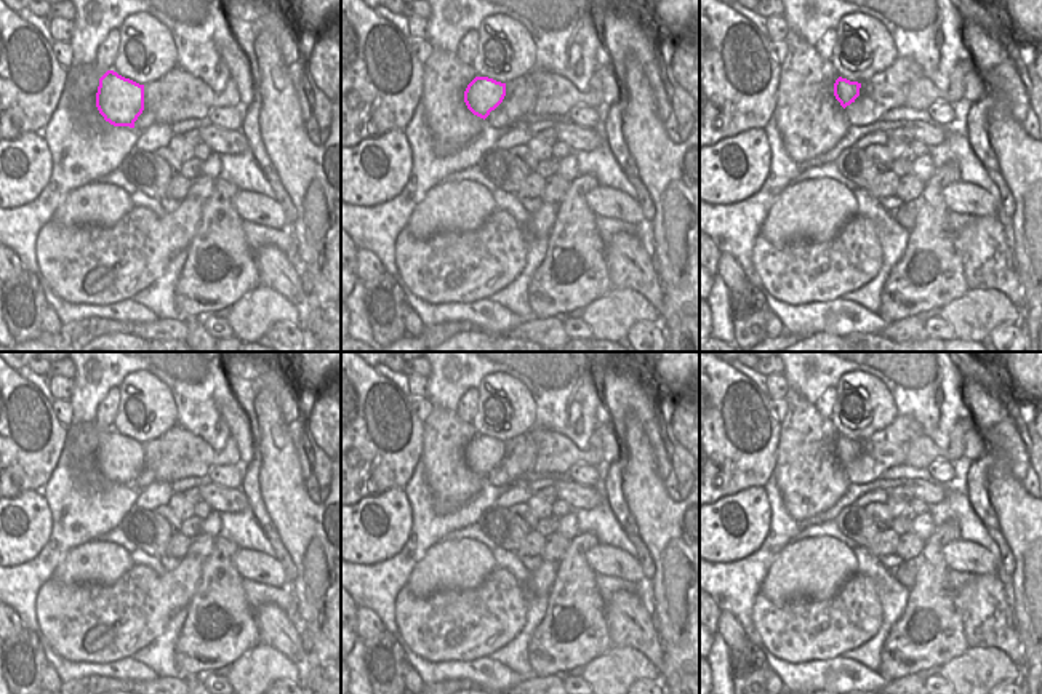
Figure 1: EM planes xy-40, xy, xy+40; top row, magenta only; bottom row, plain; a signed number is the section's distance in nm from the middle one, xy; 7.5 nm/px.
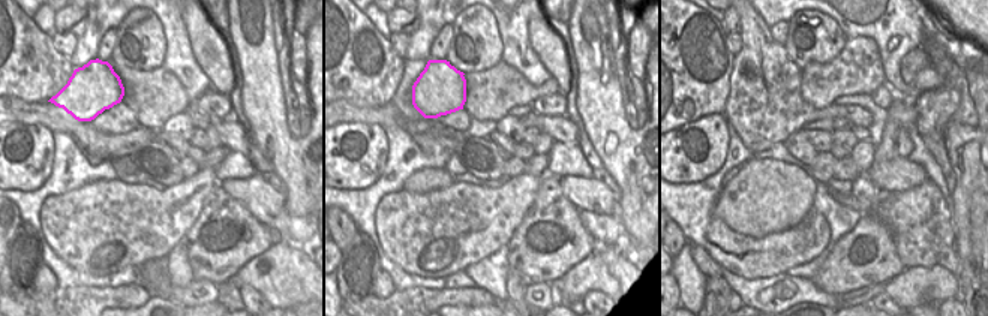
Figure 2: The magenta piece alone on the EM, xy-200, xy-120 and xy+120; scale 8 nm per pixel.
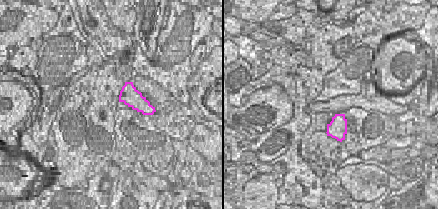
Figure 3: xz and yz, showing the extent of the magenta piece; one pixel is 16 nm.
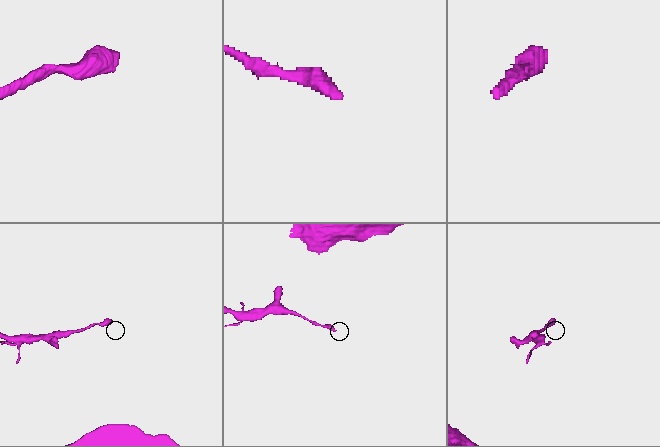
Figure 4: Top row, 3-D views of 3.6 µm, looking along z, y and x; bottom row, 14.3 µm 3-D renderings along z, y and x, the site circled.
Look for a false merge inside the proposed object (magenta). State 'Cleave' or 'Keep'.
Cleave.

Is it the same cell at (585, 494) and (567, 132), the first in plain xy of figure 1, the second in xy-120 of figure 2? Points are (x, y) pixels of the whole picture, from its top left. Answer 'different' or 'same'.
same

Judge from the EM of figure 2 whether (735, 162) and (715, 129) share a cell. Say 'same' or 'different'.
different

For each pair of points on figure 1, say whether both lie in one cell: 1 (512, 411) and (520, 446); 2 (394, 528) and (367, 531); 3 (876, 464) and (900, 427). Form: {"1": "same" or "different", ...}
{"1": "different", "2": "same", "3": "same"}

